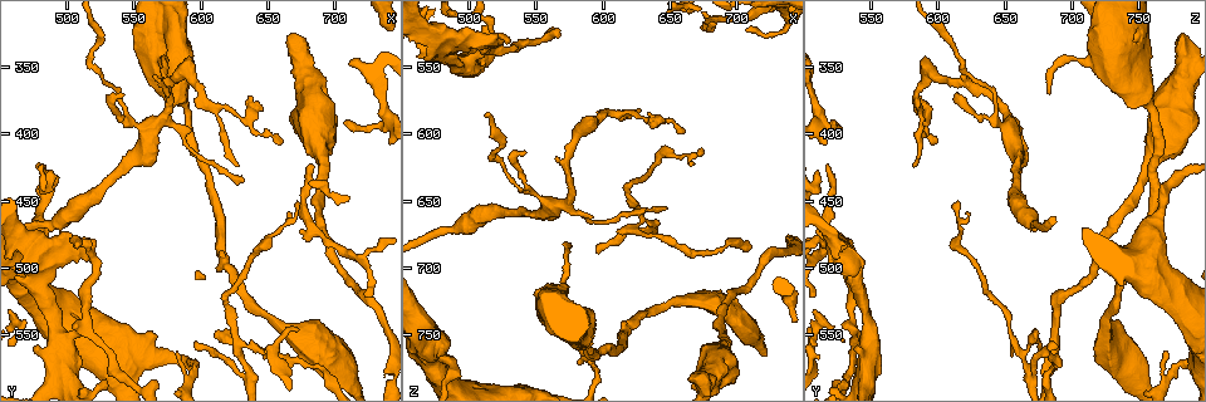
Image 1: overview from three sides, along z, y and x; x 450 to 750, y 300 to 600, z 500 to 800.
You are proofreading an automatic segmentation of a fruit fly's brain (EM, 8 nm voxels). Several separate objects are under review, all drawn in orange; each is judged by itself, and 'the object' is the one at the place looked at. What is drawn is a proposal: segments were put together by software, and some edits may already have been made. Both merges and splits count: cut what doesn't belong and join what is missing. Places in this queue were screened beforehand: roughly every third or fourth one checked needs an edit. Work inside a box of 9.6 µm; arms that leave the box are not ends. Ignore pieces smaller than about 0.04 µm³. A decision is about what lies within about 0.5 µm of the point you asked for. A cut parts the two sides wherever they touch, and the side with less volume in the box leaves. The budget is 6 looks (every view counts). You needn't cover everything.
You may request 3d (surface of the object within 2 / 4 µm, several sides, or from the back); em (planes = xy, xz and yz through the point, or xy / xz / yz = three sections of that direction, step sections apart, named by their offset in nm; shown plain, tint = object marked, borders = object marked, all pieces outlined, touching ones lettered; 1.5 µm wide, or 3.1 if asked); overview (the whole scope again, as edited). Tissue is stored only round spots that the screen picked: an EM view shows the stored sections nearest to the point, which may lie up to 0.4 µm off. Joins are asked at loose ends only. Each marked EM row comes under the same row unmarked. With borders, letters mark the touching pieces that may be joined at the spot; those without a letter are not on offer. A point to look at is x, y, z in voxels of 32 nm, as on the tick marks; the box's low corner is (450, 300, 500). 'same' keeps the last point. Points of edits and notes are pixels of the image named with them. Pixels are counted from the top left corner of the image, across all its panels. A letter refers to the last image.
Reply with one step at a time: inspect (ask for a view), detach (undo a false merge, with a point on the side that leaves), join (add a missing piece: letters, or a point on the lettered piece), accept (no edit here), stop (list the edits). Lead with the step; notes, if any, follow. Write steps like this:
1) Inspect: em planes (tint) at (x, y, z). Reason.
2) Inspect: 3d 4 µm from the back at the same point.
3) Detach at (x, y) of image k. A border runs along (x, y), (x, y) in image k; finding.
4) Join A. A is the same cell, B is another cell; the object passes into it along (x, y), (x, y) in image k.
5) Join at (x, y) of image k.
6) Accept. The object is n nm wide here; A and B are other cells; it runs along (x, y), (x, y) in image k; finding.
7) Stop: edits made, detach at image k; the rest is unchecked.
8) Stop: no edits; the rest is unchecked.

Inspect: em yz step 4 (tint) at (576, 372, 686). An open end.

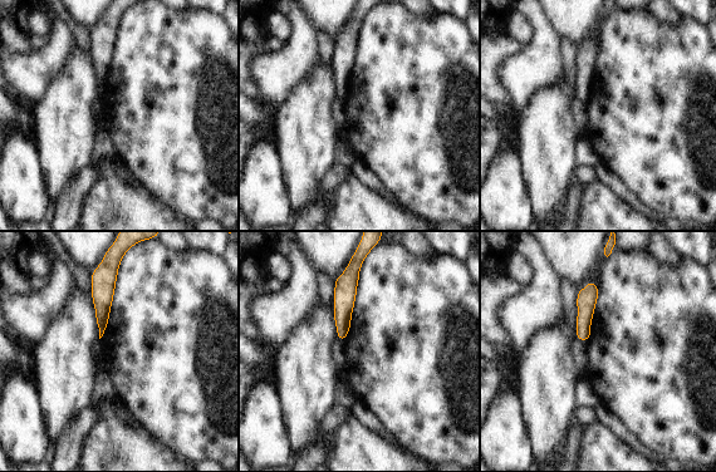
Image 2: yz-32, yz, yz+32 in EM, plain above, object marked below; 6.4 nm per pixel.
Inspect: em yz step 4 (borders) at the same point.

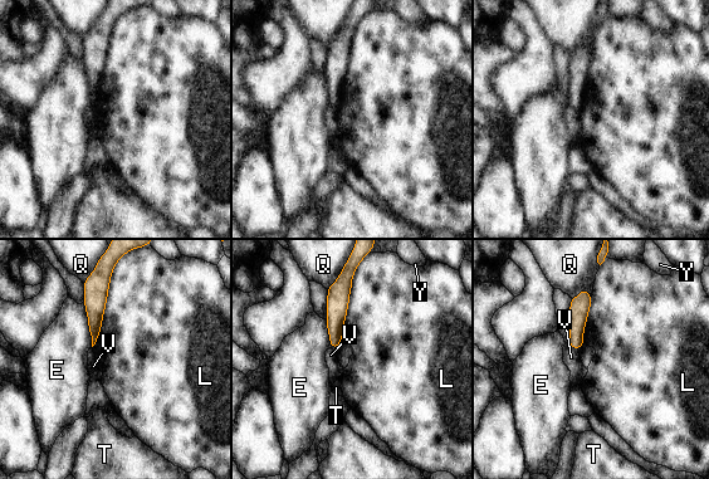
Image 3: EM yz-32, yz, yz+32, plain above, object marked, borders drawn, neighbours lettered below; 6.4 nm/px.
Accept. E, L, Q, T, V and Y are other cells; it runs along (348, 286), (338, 296), (333, 345) in image 3; none of them fits.

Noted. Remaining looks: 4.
Inspect: 3d 2 µm at (612, 548, 676). Thin end.

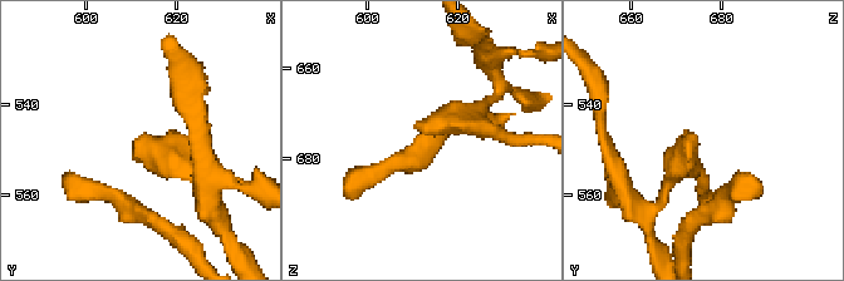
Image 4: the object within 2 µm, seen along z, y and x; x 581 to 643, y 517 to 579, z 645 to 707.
Inspect: em planes (borders) at (612, 547, 675).

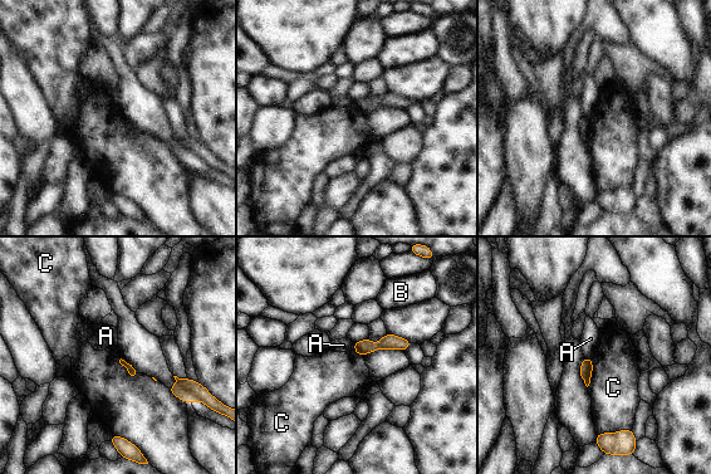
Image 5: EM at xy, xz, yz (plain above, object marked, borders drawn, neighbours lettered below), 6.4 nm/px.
Accept. A, B and C are other cells; it runs along (406, 343), (357, 348) in image 5; none of them fits.

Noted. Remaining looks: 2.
Inspect: em xy step 8 (borders) at (708, 390, 524). Thin end.

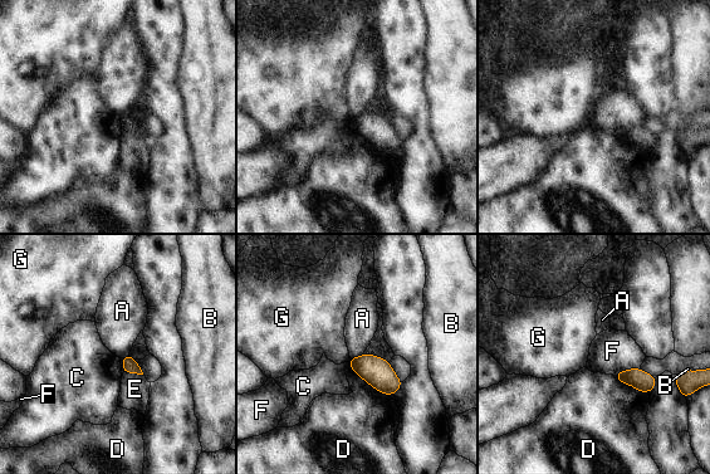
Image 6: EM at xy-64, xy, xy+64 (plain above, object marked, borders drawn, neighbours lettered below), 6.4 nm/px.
Accept. The longest contact is with D, 300 nm; A, B, C, D, E, F and G are other cells; a border runs along (640, 367), (620, 370), (613, 375) in image 6; no lettered piece goes on from it.

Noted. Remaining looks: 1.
Stop: no edits; the rest is unchecked.

